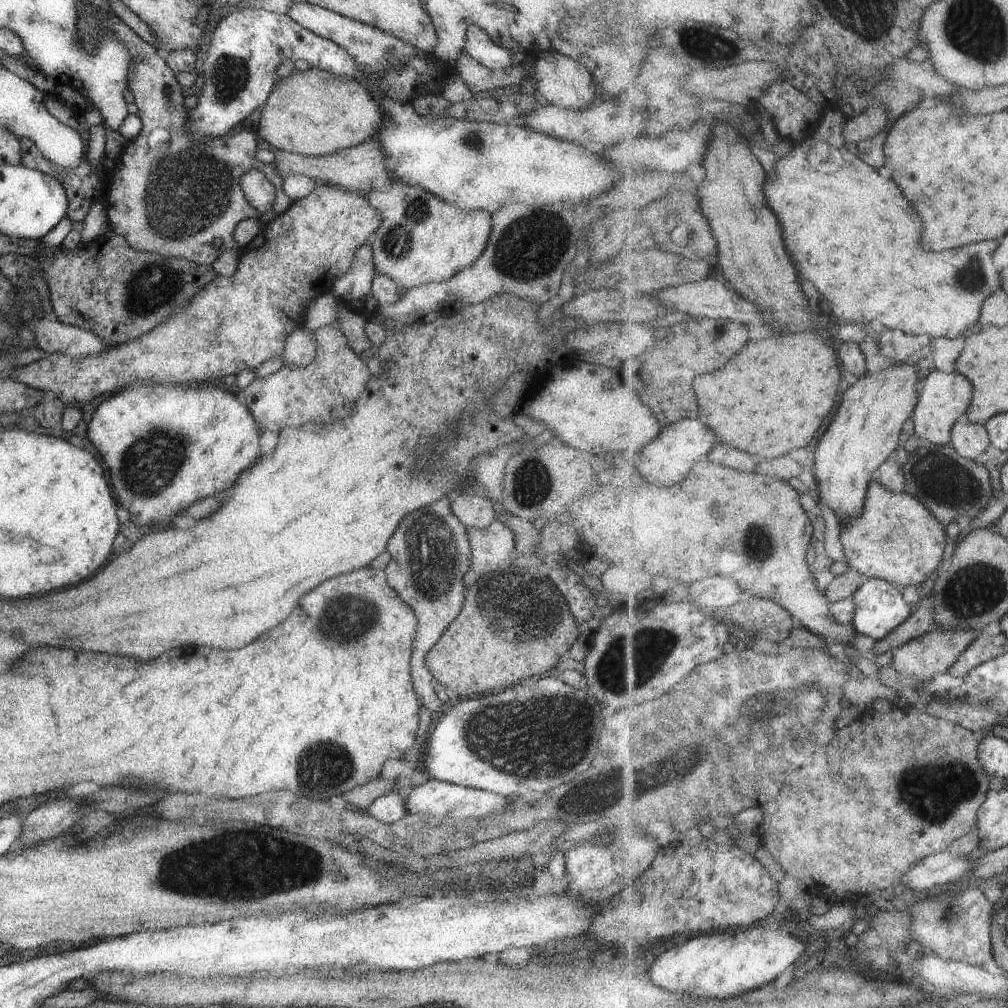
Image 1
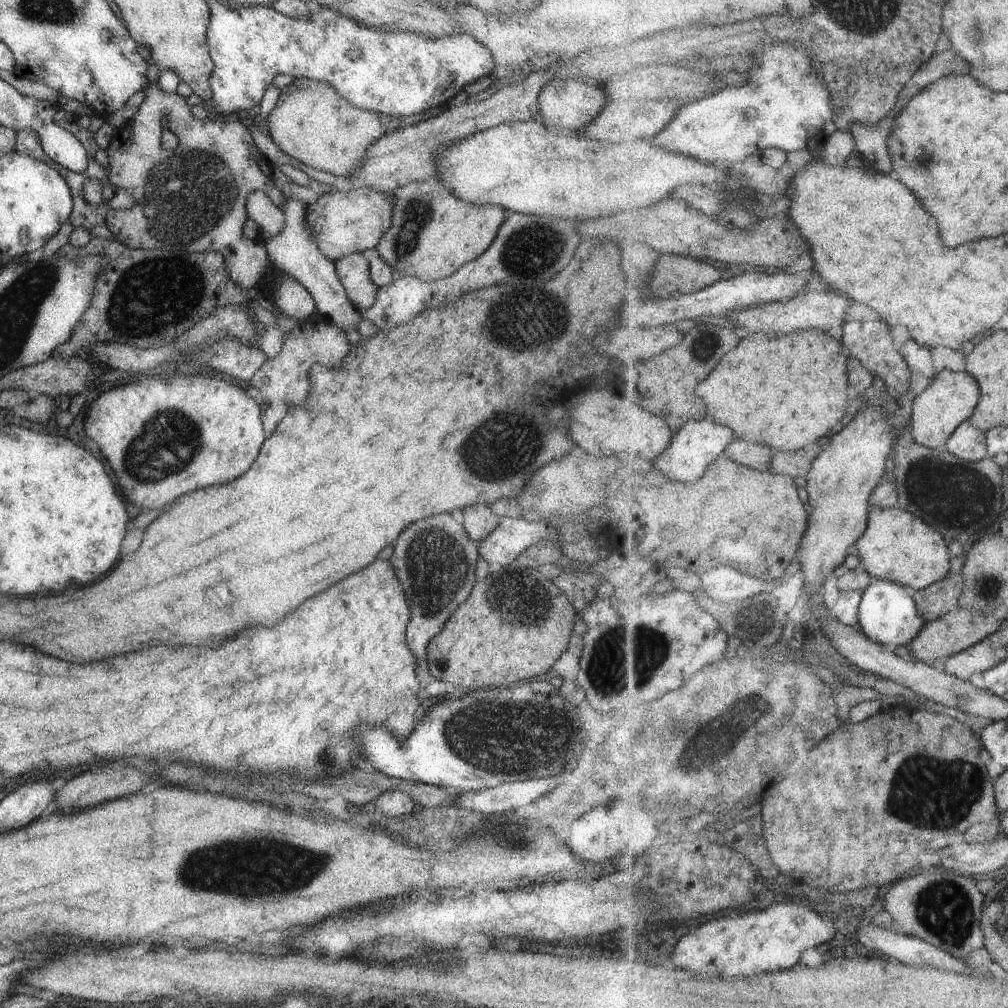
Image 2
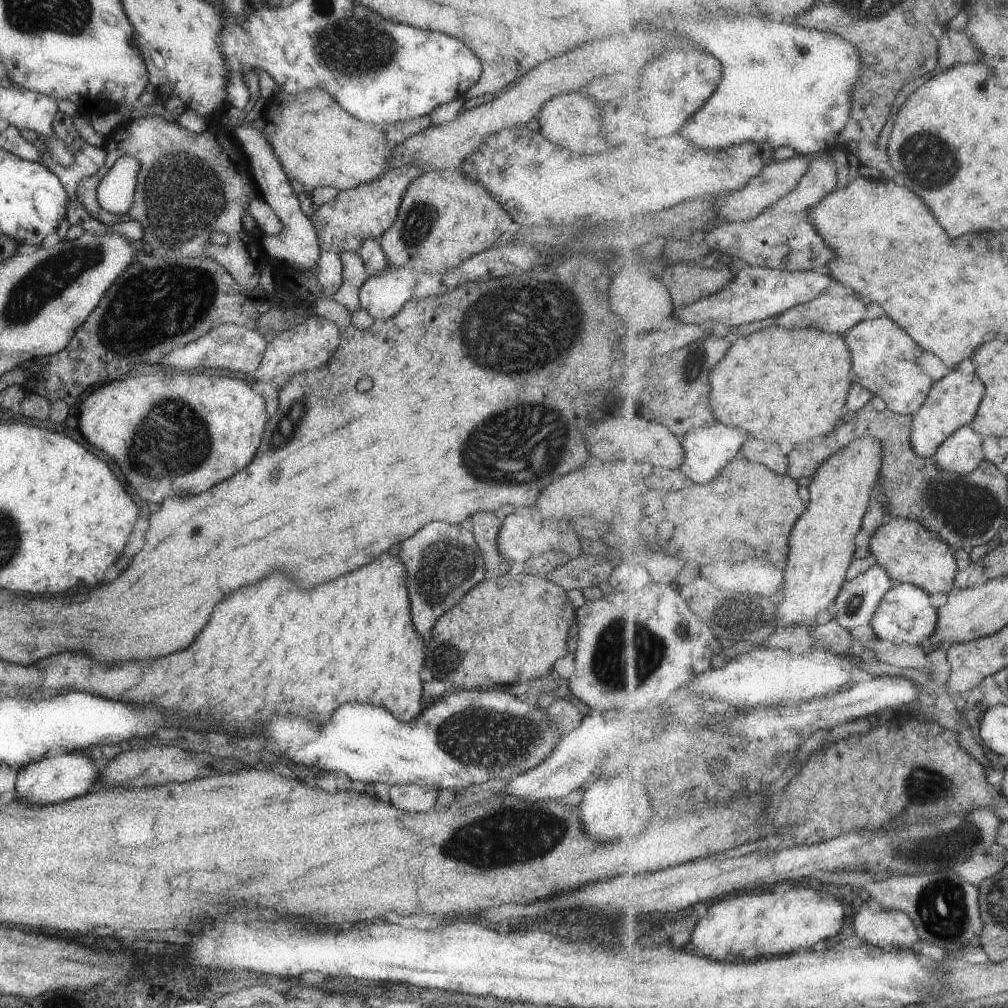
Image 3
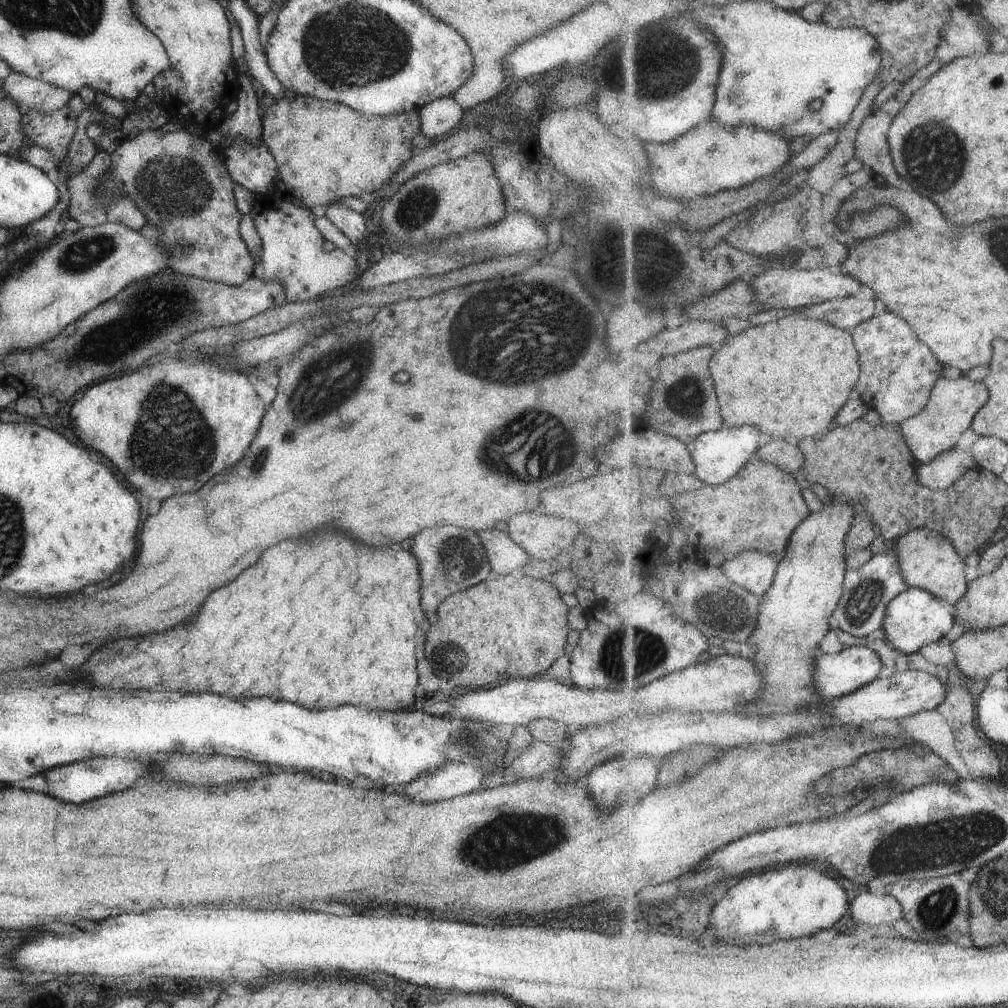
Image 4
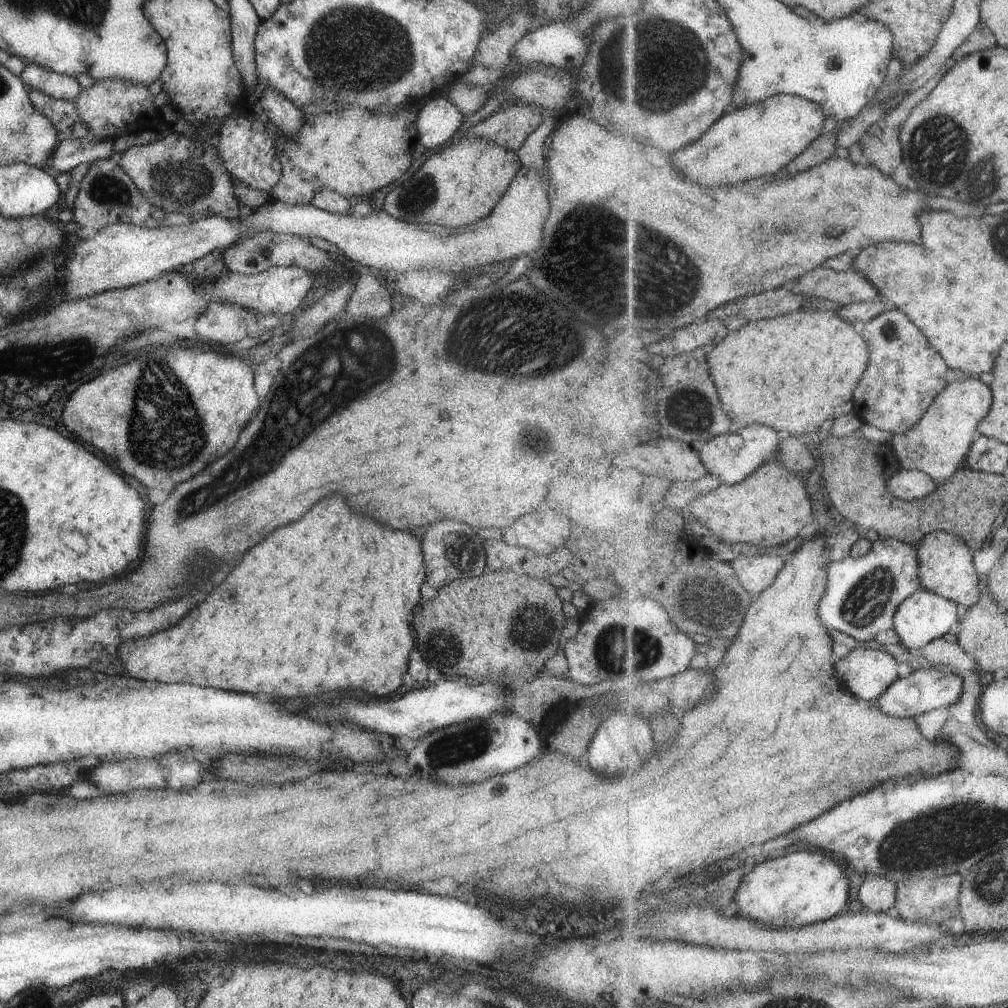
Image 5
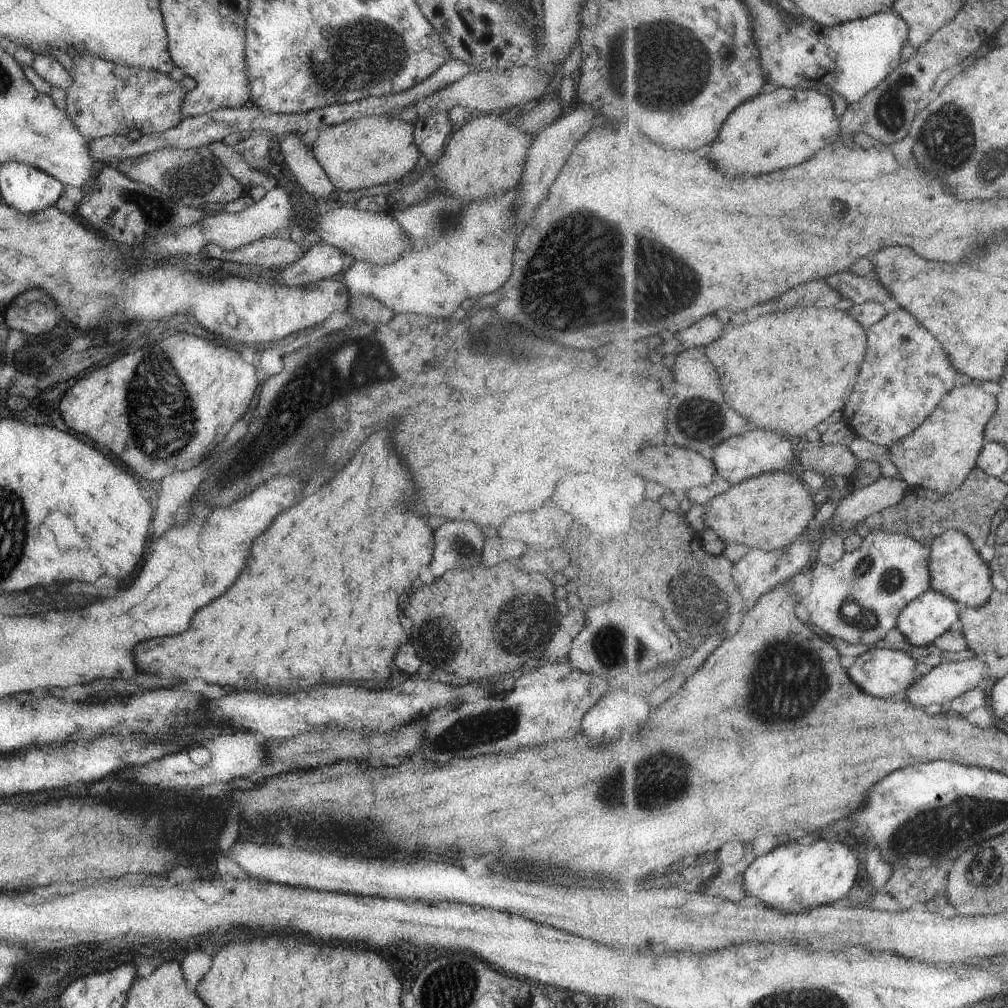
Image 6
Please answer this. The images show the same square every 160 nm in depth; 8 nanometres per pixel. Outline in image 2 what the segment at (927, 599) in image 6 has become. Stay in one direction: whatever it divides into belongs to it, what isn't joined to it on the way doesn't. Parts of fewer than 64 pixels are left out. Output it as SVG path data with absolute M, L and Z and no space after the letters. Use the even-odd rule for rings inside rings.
M877 581L864 590L860 604L859 624L864 634L873 642L881 644L904 644L917 638L927 621L919 614L913 591L891 581Z

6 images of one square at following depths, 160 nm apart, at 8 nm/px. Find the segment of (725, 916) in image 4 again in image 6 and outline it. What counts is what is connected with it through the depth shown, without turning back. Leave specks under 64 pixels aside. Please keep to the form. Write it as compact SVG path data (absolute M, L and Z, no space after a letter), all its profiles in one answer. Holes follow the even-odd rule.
M816 837L812 843L801 845L792 840L754 859L743 874L743 890L779 912L804 913L845 898L857 882L859 866L861 862L851 847L839 841Z

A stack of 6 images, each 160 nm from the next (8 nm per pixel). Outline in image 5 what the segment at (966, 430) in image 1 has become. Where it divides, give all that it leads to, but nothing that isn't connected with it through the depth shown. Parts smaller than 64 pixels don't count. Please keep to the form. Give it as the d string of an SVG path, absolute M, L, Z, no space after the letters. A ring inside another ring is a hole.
M901 468L895 476L891 477L887 488L900 499L910 501L933 494L939 486L931 475L922 470L907 471Z

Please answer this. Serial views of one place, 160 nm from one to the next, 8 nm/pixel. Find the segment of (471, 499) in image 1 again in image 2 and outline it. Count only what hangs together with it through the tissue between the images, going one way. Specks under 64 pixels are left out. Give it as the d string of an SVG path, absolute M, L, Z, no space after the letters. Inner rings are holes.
M468 504L459 510L457 515L465 532L475 544L487 536L500 519L487 505L482 504Z

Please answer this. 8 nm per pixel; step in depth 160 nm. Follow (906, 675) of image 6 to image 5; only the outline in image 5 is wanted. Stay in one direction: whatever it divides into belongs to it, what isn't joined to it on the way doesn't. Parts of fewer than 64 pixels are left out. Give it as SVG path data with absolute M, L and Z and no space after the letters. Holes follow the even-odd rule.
M858 647L835 663L835 671L851 693L870 702L898 679L897 663L883 648Z

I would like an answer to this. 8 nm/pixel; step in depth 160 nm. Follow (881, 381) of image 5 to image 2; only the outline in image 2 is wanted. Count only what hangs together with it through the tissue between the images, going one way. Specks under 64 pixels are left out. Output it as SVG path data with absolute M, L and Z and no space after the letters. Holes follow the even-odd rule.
M855 322L845 323L843 326L842 339L843 345L854 357L857 357L869 372L875 377L880 377L886 388L887 399L896 402L899 394L905 394L909 387L911 374L909 365L906 360L899 354L898 350L893 348L893 340L889 336L889 326L885 322Z

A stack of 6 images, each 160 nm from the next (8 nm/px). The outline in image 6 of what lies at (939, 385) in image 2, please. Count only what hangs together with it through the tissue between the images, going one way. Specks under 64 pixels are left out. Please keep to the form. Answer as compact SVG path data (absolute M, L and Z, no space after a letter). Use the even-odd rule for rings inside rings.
M967 384L954 388L939 408L935 408L931 418L927 418L913 434L889 447L889 458L911 488L923 487L942 494L955 492L977 466L987 437L986 426L997 410L997 398L987 394L981 386Z

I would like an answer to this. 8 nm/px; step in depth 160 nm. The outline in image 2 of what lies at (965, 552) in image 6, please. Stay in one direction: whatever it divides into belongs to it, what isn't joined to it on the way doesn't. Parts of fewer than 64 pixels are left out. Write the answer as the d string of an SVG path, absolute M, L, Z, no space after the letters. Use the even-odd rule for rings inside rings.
M873 505L870 507L867 530L853 549L871 576L887 578L916 592L943 580L949 574L951 556L947 545L946 538L915 513L901 507L879 508Z

